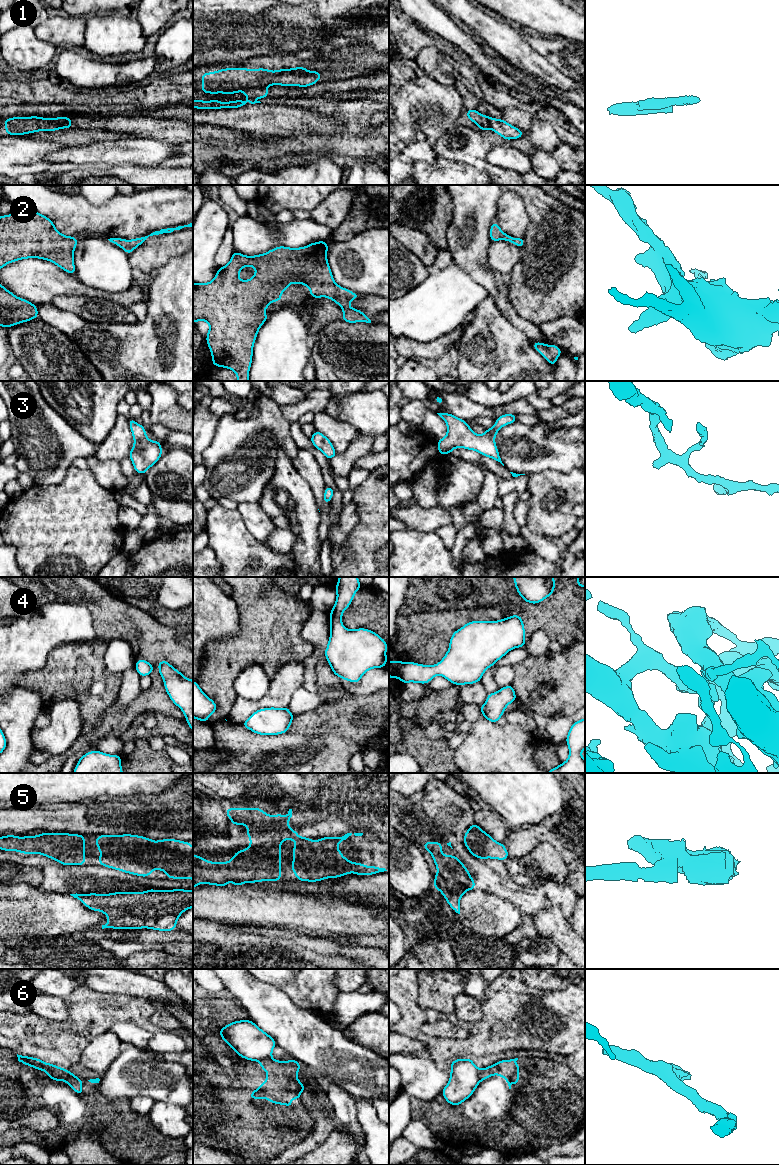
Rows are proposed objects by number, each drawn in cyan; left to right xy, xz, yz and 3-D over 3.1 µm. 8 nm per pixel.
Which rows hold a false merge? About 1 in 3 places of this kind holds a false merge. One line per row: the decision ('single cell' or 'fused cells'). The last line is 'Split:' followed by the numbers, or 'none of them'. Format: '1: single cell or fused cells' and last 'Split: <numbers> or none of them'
1: fused cells
2: single cell
3: single cell
4: single cell
5: single cell
6: fused cells
Split: 1, 6

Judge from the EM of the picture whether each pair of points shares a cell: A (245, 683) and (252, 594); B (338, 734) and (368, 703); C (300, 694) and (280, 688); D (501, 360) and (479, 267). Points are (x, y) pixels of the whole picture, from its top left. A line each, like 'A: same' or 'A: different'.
A: different
B: same
C: different
D: same

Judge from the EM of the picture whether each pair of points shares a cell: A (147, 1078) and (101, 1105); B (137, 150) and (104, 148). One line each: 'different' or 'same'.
A: different
B: same

